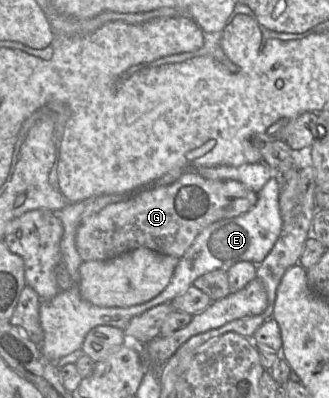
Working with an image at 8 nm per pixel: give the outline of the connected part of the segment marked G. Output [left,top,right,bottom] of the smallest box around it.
[75,170,257,261]

